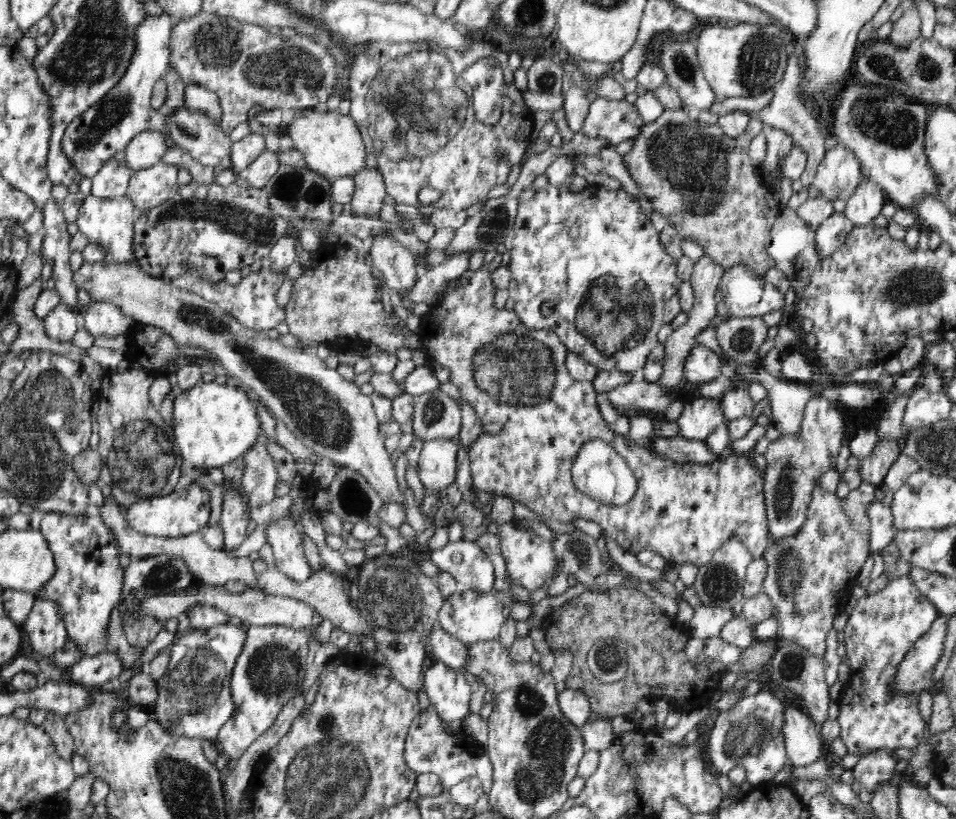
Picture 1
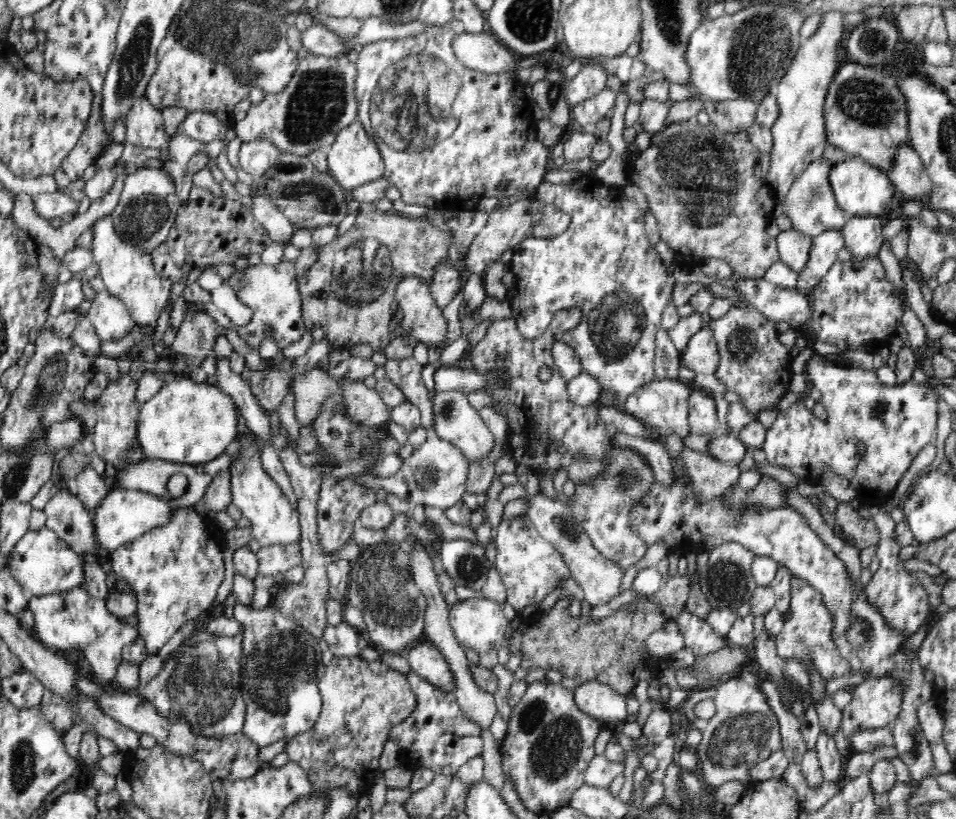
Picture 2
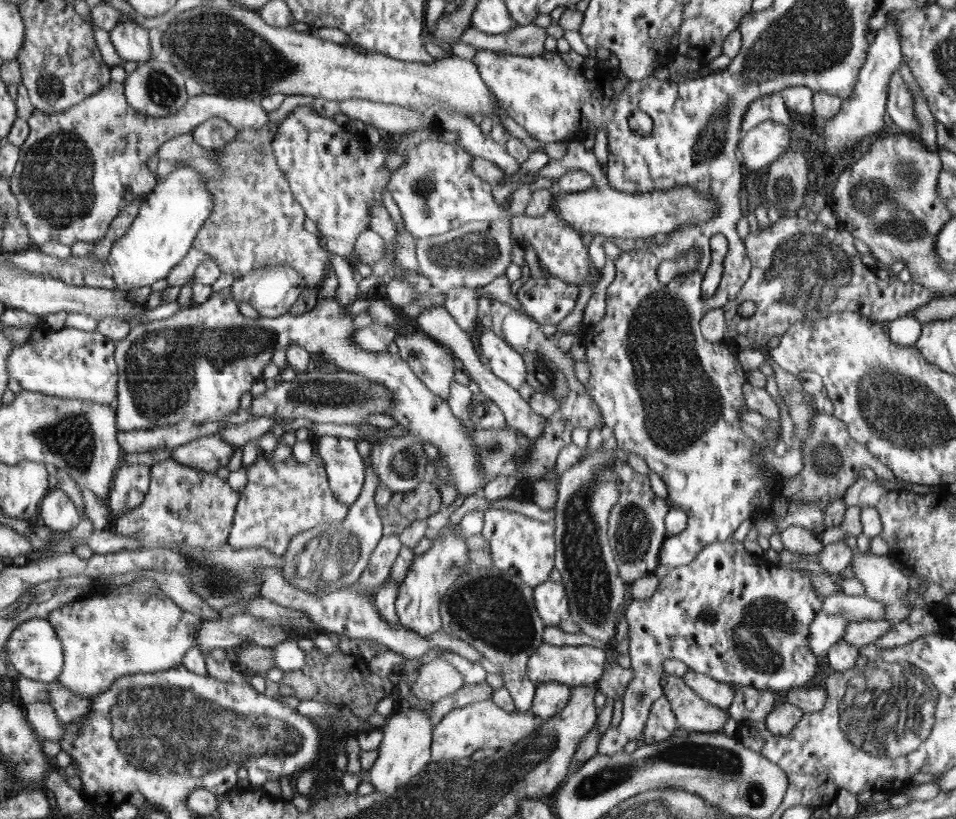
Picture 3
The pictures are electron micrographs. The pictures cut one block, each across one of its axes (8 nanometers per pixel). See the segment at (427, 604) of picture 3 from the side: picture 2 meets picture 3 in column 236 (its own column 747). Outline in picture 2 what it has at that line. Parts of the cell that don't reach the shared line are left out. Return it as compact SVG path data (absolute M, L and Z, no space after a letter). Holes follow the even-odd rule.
M743 300L742 306L730 306L722 318L711 319L706 325L713 332L719 351L719 366L716 378L727 386L727 390L740 396L742 406L758 418L764 410L779 411L778 403L789 390L793 375L792 357L778 339L777 325L765 314Z

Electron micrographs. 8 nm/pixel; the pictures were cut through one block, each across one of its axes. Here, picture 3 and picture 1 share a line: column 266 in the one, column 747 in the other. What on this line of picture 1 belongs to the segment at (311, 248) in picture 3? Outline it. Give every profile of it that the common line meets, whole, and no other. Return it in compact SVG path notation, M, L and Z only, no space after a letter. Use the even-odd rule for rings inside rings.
M664 109L654 122L645 123L641 128L640 134L631 141L631 149L623 156L623 163L630 176L636 181L637 188L640 189L642 194L649 197L653 208L656 208L668 220L668 224L672 224L678 230L680 239L696 241L704 249L705 255L714 260L716 264L720 264L725 271L738 264L744 264L748 269L760 276L764 276L768 270L775 268L774 260L767 254L766 240L772 231L774 222L781 214L780 208L783 205L774 196L772 187L768 188L768 186L764 186L764 182L762 184L758 182L756 167L752 168L752 161L750 161L750 156L748 156L750 140L746 132L738 136L738 138L730 138L723 133L723 130L717 124L710 125L701 122L694 122L694 128L682 128L682 122L686 122L686 115L688 115L688 111L682 109Z

